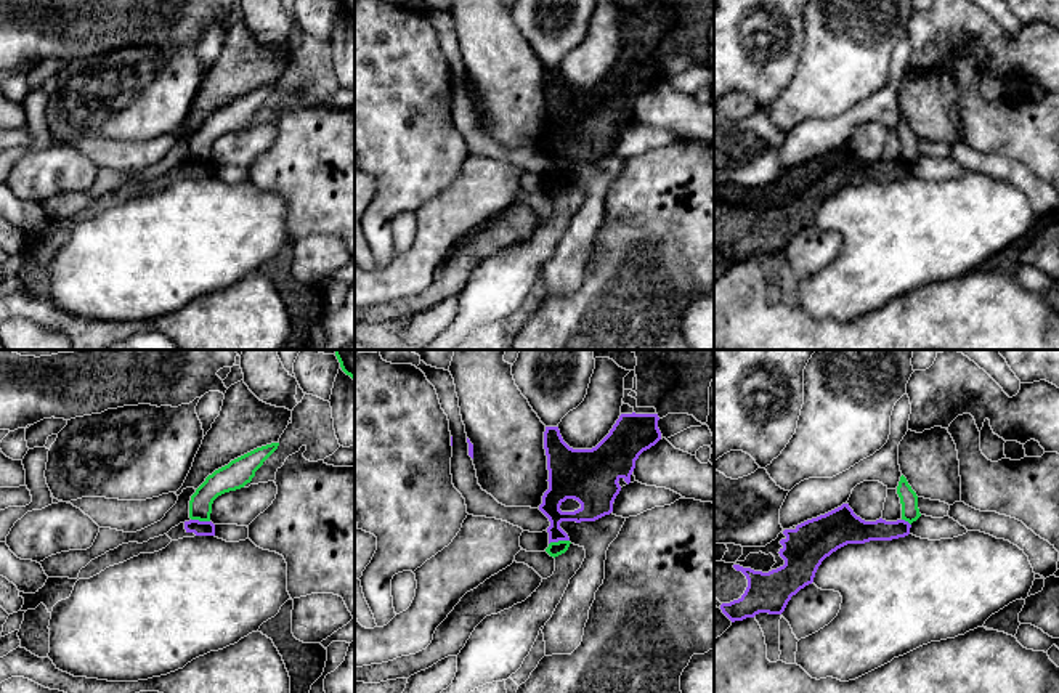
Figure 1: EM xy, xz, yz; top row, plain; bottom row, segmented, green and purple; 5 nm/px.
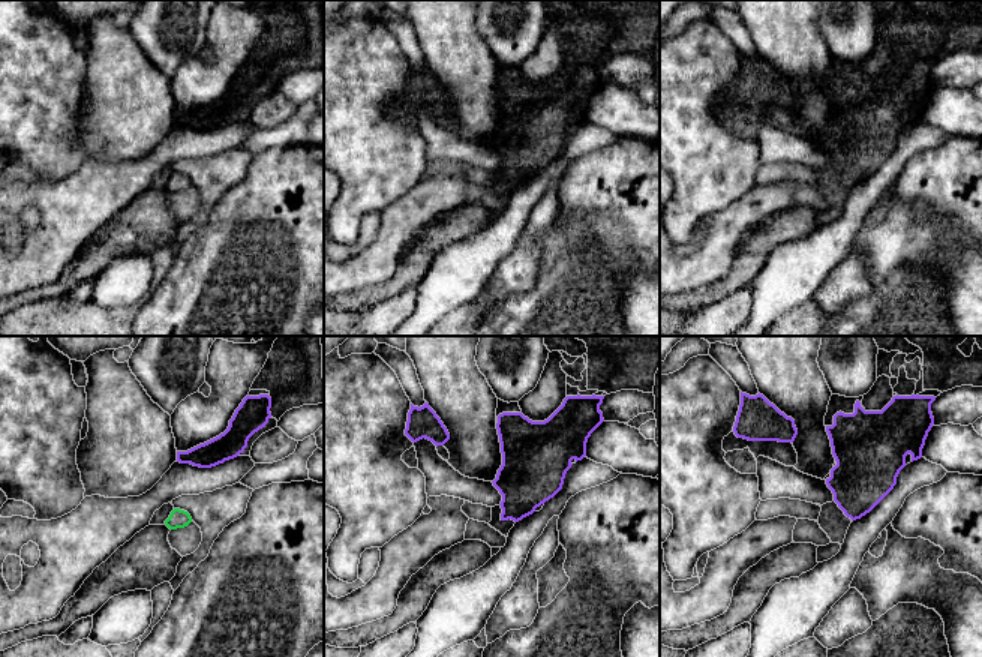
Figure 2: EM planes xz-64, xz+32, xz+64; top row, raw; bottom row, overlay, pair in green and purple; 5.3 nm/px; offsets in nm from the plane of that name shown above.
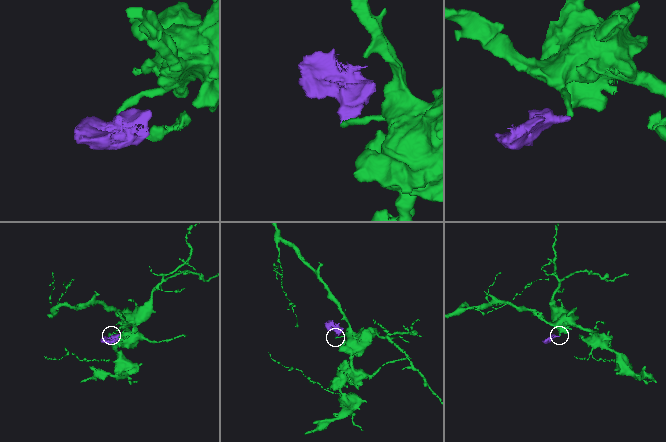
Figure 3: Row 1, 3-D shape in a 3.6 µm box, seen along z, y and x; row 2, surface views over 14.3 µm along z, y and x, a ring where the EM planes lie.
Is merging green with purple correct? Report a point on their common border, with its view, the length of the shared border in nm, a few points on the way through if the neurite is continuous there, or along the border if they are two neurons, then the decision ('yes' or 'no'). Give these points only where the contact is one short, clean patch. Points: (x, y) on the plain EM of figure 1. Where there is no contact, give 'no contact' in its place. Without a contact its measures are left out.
contact xz (559, 182); length 110 nm; border xz (568, 180), (549, 185); no

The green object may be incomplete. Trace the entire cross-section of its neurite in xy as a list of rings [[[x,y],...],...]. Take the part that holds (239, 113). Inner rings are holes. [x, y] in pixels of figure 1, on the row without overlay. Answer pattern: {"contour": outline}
{"contour": [[[271,83],[257,88],[209,116],[191,136],[189,159],[210,162],[213,141],[225,133],[241,130],[250,124],[255,112],[278,90],[278,87],[279,83]]]}

